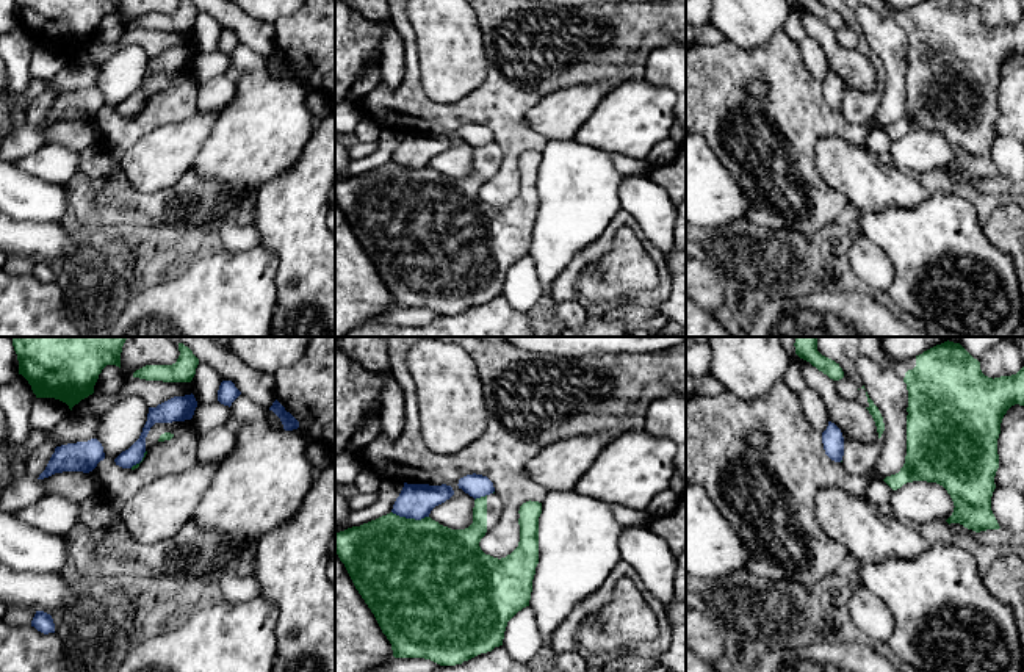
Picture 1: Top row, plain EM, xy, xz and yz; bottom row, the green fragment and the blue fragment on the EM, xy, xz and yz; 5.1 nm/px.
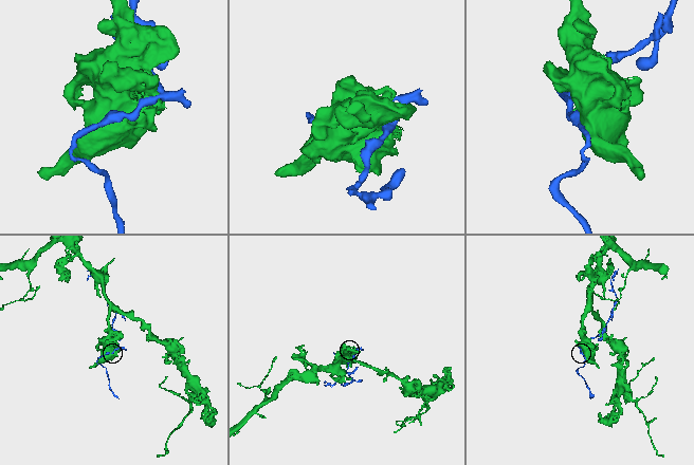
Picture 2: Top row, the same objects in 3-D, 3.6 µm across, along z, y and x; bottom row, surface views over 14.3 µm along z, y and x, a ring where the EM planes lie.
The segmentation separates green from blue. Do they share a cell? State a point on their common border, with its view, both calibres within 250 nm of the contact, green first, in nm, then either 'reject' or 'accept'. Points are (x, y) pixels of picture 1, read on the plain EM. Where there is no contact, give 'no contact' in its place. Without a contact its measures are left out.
contact xz (411, 168); calibres 500 and 180 nm; reject

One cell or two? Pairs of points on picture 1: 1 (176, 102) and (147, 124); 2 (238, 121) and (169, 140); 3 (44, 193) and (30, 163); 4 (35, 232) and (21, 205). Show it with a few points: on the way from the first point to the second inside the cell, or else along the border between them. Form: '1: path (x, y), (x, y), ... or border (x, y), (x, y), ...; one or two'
1: path (169, 104), (154, 118); one
2: border (218, 116), (193, 162); two
3: border (16, 165), (27, 173), (64, 187); two
4: border (16, 218), (60, 223); two

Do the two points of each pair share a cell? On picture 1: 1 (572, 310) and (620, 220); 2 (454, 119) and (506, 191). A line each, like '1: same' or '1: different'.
1: different
2: same

